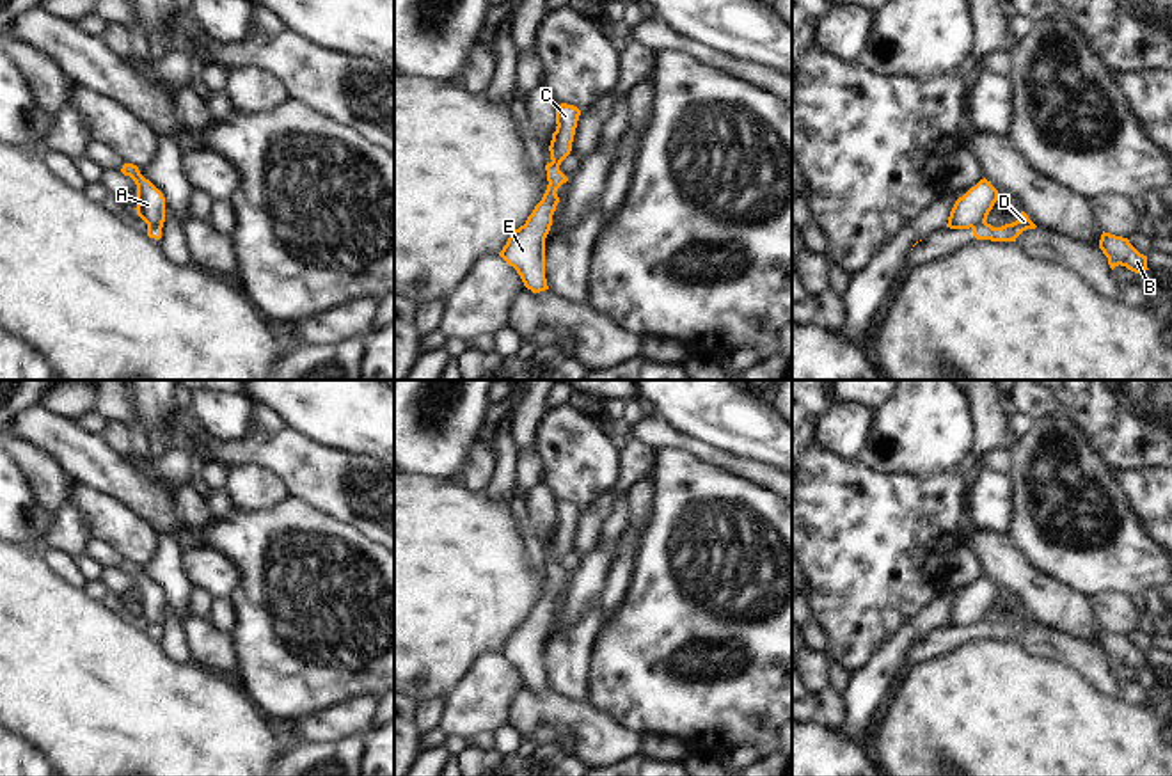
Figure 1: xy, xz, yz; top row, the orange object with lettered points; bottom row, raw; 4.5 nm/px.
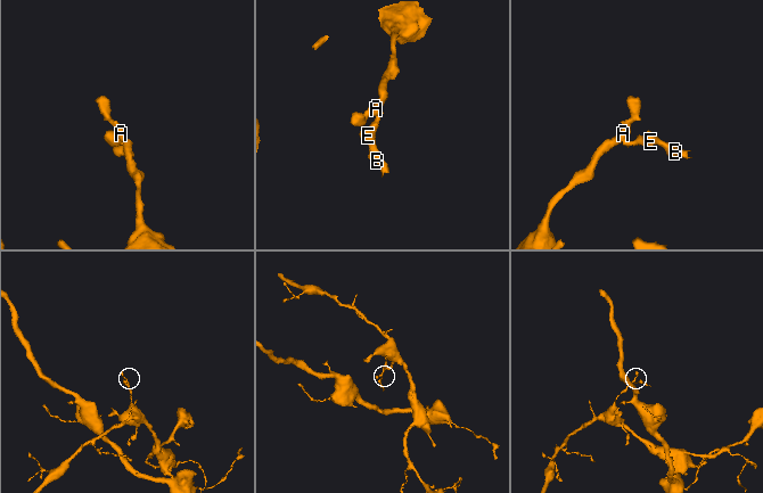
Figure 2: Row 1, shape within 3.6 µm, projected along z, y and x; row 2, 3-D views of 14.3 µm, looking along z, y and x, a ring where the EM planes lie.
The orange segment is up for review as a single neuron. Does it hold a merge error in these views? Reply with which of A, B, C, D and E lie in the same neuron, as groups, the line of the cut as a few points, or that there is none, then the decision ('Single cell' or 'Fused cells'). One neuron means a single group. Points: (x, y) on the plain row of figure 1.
Groups: A C / B D E. Split along yz (984, 618), (972, 625). Fused cells

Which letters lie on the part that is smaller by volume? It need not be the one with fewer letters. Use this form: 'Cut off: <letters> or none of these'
Cut off: B, D, E

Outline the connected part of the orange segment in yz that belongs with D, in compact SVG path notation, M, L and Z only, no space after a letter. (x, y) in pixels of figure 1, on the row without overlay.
M1025 609L1019 611L1019 616L1012 622L1005 622L1002 625L993 625L984 620L973 625L973 634L977 637L991 637L991 639L1016 639L1016 636L1026 629L1035 627L1037 623L1028 616Z

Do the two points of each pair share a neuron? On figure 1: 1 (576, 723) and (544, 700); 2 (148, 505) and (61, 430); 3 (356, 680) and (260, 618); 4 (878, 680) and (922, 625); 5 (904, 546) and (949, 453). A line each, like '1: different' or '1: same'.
1: same
2: same
3: same
4: same
5: different

